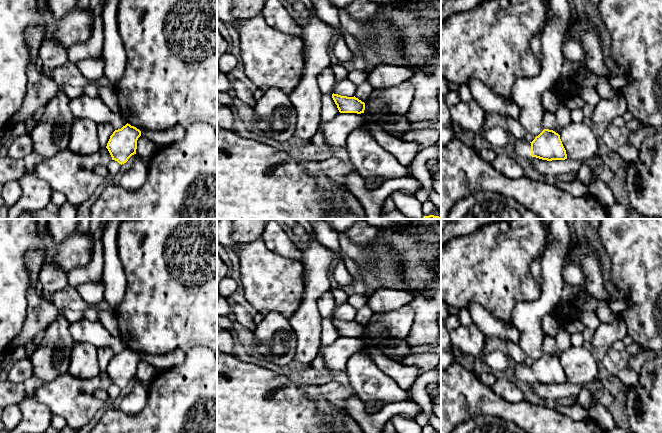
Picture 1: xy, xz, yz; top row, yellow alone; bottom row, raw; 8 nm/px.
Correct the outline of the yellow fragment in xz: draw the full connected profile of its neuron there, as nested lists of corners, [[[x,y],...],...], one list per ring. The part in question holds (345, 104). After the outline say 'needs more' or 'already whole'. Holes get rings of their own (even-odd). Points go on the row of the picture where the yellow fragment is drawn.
[[[332,94],[332,98],[340,113],[364,113],[365,103],[354,97]]] | already whole

